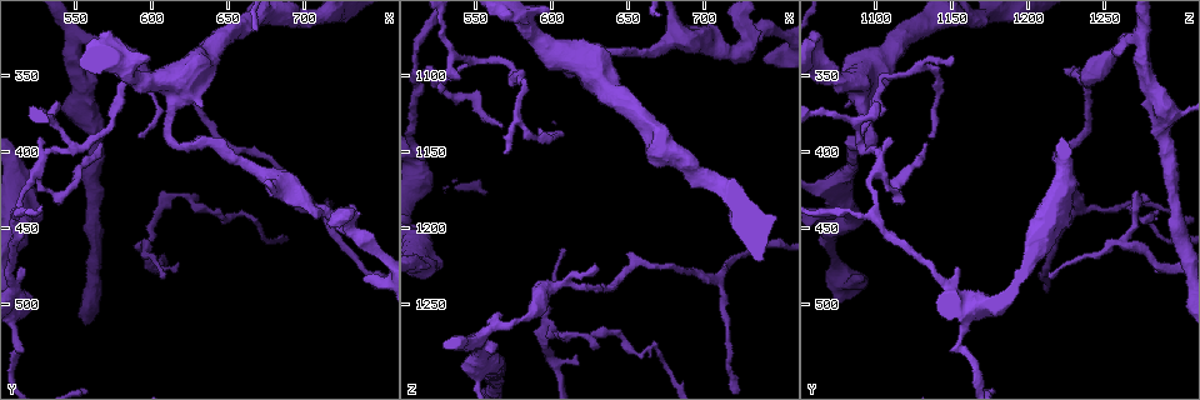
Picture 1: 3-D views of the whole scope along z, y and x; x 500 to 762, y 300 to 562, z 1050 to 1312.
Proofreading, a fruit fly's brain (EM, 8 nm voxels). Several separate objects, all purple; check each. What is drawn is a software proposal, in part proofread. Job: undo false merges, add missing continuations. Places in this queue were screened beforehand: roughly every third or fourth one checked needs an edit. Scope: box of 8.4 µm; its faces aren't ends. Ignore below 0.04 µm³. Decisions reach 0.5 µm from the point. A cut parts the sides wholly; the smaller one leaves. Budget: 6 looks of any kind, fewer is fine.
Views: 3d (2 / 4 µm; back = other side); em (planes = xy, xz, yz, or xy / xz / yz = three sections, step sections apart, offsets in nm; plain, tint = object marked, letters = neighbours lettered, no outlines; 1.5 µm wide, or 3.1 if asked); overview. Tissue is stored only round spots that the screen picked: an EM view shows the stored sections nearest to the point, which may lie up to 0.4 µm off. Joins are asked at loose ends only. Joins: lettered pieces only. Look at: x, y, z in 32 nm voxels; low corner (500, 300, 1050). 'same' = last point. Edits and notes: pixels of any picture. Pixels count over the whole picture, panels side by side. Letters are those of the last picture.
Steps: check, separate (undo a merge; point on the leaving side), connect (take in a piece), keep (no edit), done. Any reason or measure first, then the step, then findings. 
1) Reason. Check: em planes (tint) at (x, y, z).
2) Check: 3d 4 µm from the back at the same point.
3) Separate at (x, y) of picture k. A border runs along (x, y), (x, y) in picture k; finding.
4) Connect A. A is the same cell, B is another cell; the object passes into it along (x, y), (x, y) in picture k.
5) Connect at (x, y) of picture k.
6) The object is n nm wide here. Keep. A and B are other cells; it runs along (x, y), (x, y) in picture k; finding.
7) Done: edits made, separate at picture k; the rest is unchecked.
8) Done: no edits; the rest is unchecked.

Free end. Check: 3d 4 µm at (568, 338, 1150).

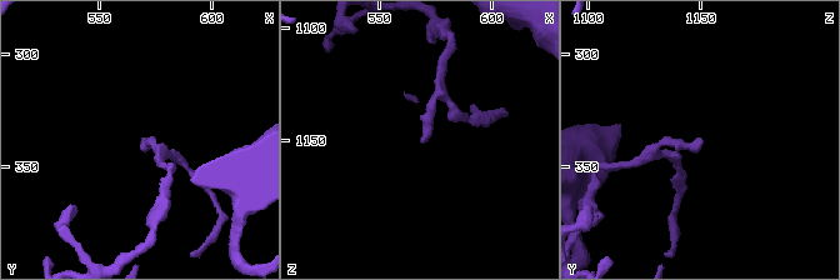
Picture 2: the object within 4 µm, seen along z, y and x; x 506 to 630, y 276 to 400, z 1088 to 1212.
Check: em xz step 8 (tint) at (568, 338, 1151).

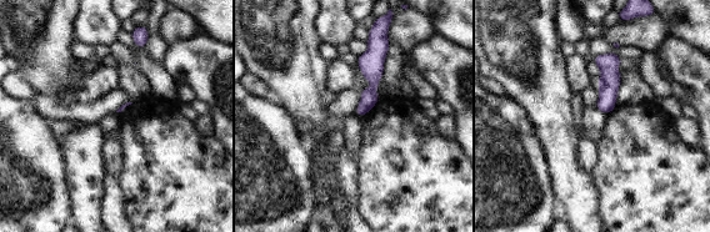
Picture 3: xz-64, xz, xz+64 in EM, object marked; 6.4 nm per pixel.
What lies round it. Check: em xz step 8 (letters) at the same point.

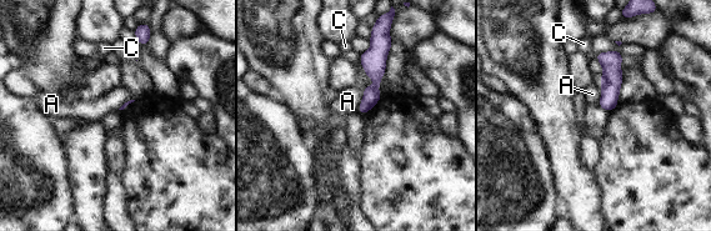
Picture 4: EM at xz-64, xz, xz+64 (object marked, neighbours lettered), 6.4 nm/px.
Keep. A and C are other cells; a border runs along (364, 86), (364, 96), (356, 110) in picture 4; none of them fits.

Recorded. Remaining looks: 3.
Thin end. Check: em yz step 8 (letters) at (524, 392, 1110).

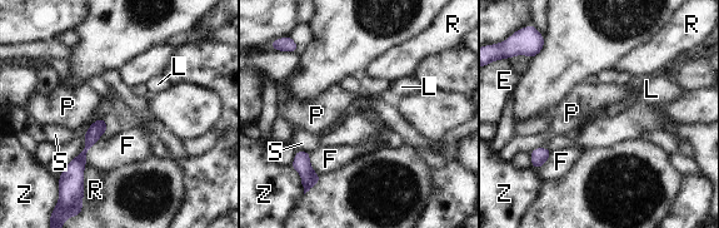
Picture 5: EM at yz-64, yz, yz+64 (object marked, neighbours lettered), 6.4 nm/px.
Check: em planes (letters) at the same point.

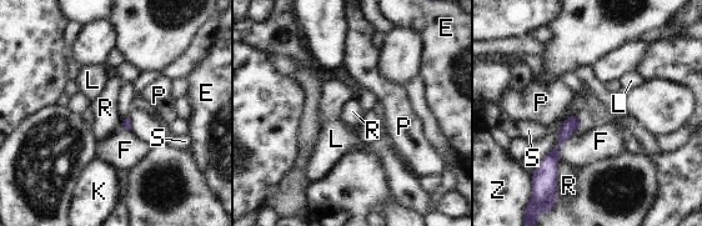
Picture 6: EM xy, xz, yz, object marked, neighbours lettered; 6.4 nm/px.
Keep. E, F, K, L, P, R, S and Z are other cells; a border runs along (560, 160), (557, 165), (556, 191) in picture 6; none of them fits.

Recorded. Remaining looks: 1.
Tapers out. Check: em planes (letters) at (628, 346, 1224).

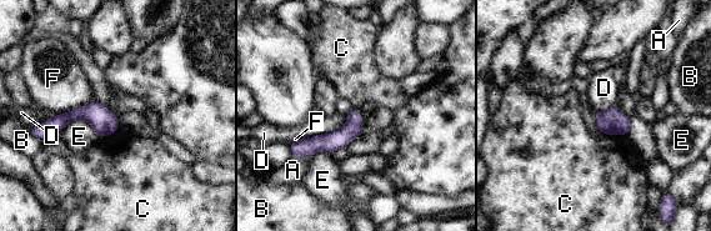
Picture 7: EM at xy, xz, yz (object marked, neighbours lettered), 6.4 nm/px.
Keep. A, B, C, D, E and F are other cells; it runs along (355, 111), (338, 140), (294, 151) in picture 7; none of them fits.

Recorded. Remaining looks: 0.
Done: no edits; the rest is unchecked.

